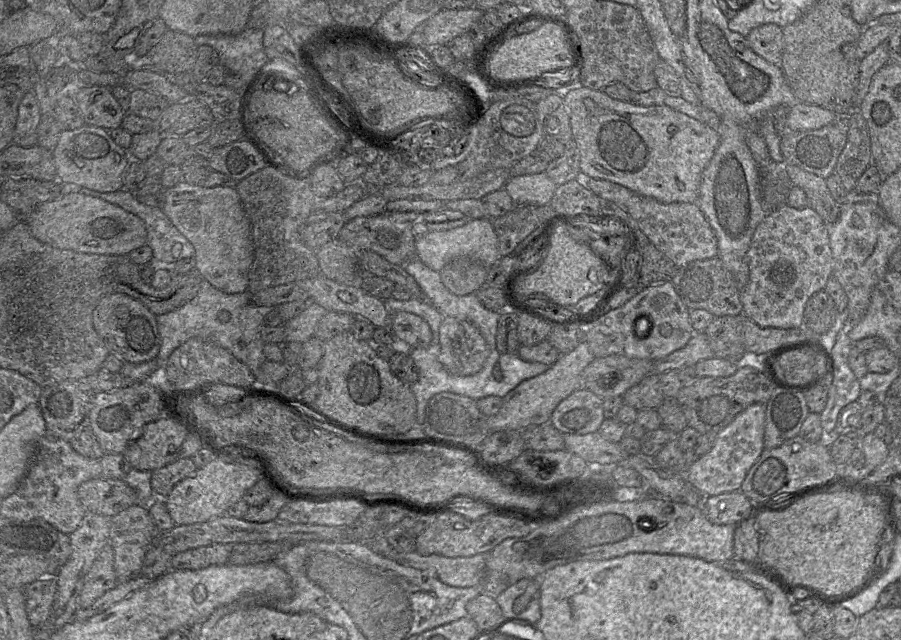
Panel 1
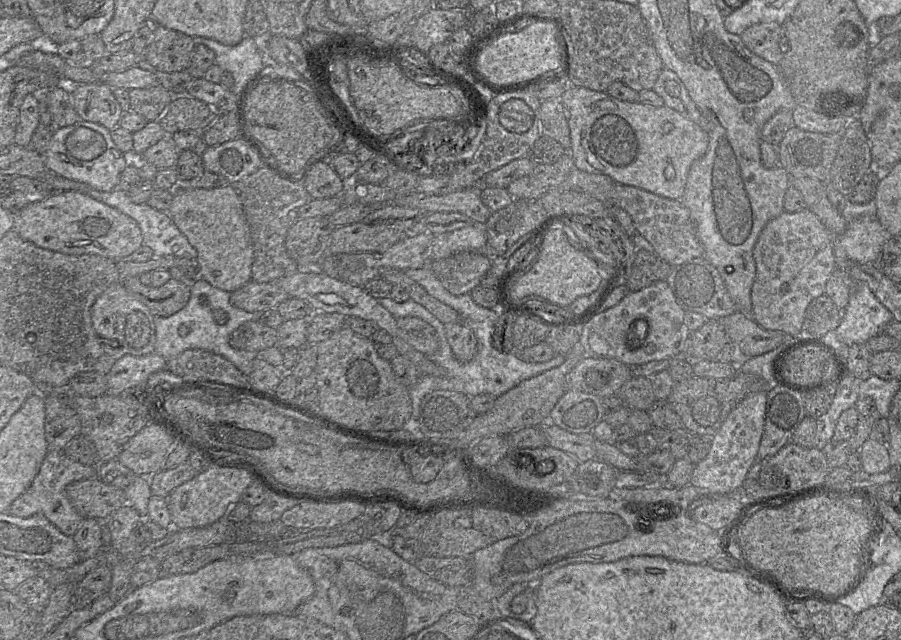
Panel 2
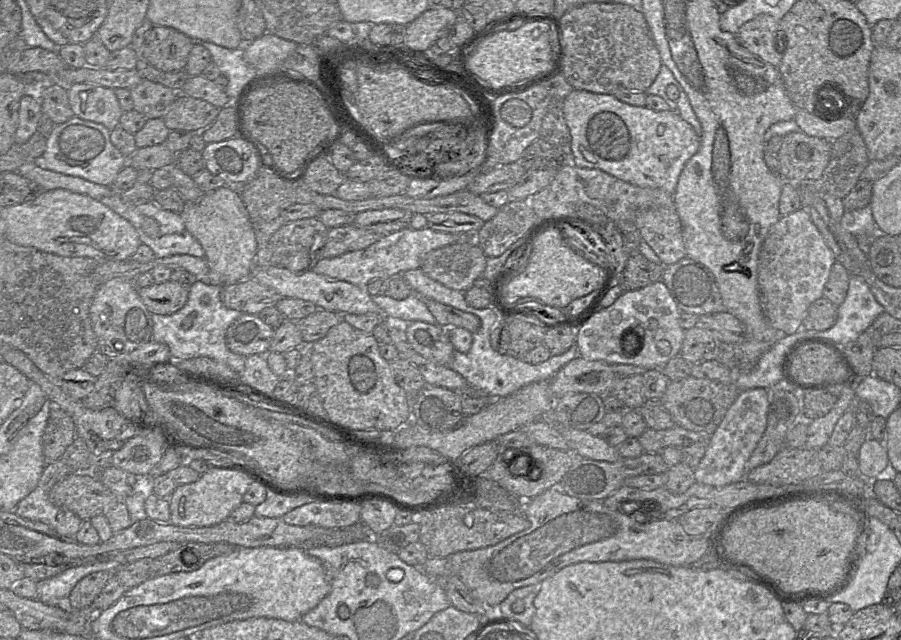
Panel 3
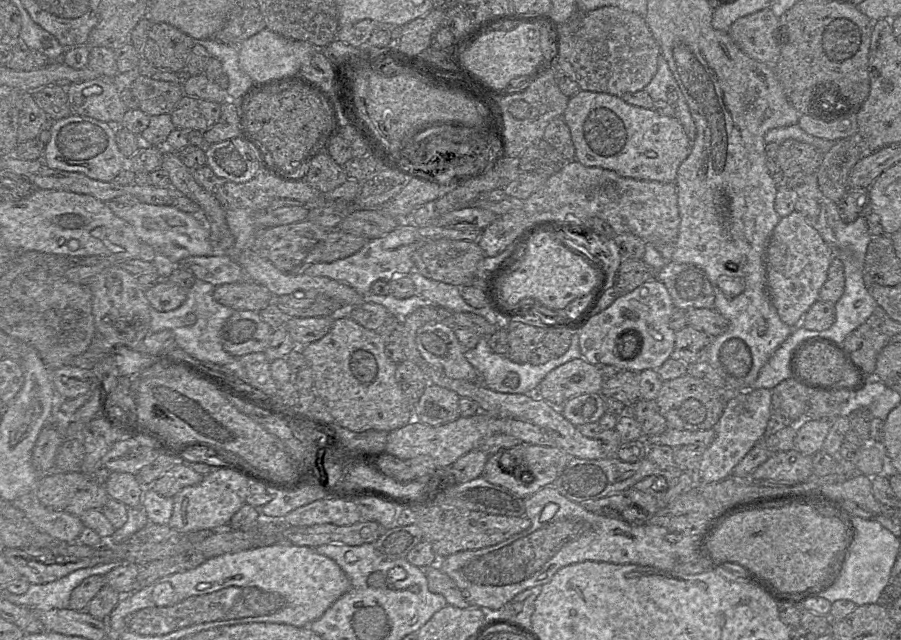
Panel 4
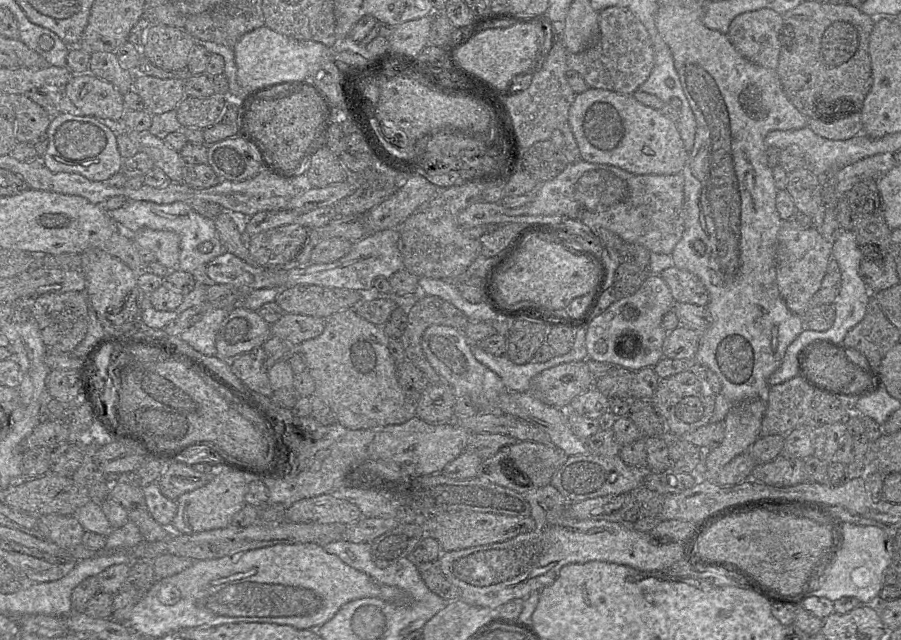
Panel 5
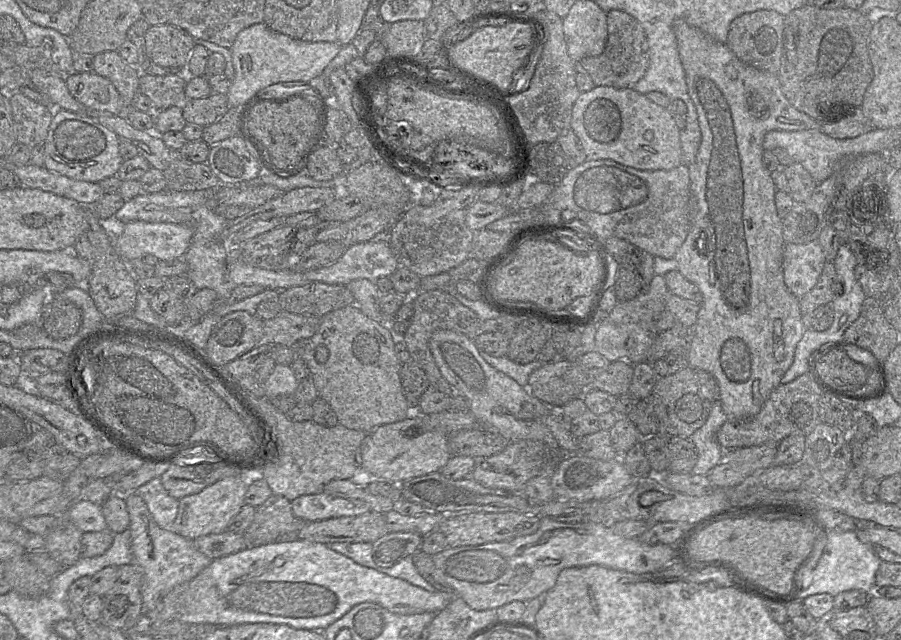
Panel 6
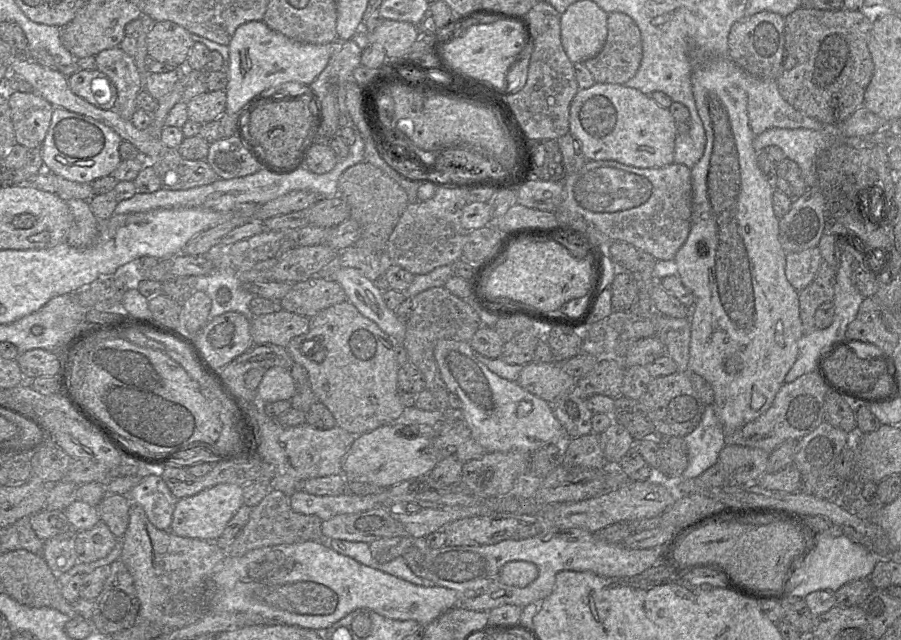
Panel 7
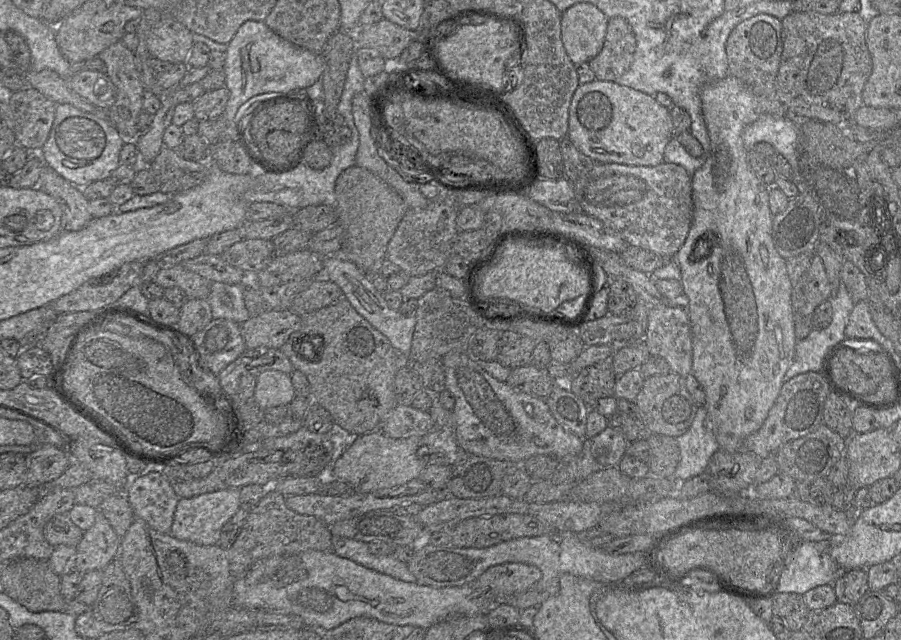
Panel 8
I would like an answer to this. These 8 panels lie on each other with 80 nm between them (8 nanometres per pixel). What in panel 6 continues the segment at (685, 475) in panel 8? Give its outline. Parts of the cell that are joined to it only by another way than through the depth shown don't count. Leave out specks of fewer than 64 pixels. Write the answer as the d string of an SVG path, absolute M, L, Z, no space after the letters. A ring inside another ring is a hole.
M714 401L705 424L689 438L698 453L698 460L691 471L692 474L706 476L724 459L725 450L718 444L716 434L728 420L720 401Z

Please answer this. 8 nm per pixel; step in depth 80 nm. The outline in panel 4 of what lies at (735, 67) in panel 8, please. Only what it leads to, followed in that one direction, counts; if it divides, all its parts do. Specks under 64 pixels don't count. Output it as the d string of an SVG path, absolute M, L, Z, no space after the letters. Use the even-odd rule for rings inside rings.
M763 9L734 21L728 34L738 48L750 58L775 67L780 57L779 18Z

